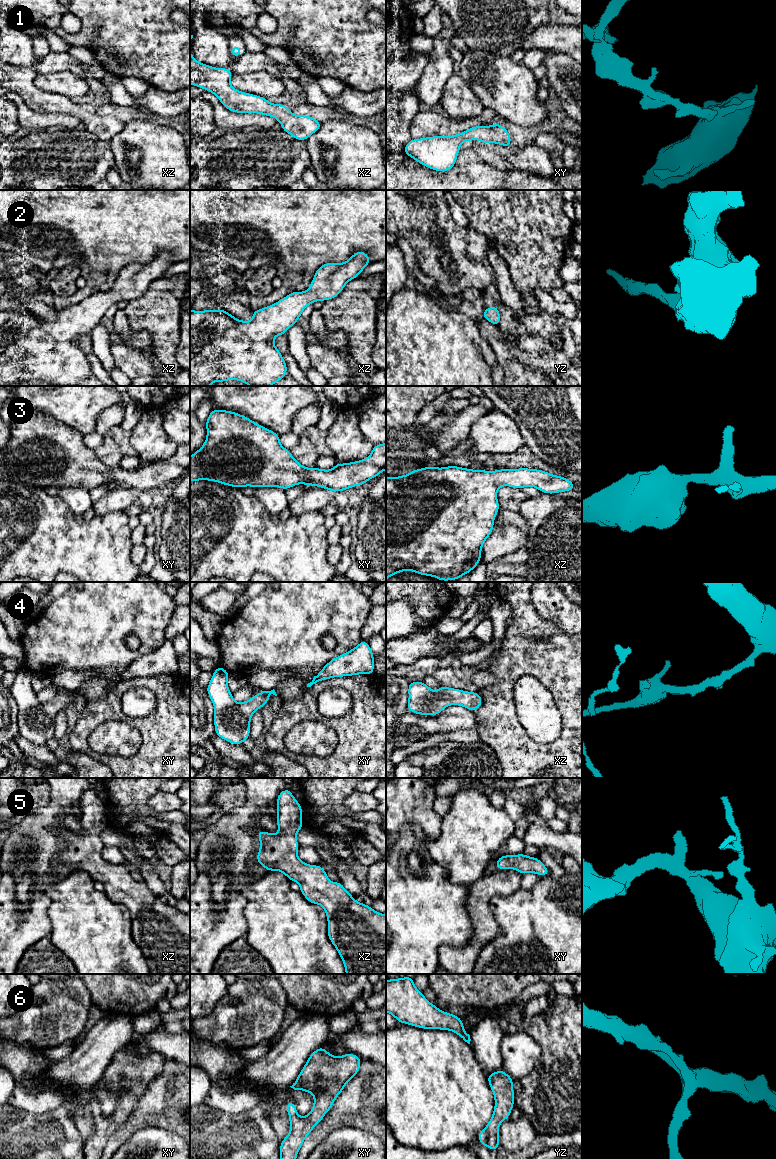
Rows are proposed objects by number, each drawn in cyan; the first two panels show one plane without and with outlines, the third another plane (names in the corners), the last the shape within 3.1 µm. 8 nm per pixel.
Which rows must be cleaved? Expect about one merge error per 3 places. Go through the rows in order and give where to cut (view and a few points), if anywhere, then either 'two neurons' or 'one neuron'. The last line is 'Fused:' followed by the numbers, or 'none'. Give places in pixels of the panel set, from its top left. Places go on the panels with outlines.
1: cut none; one neuron
2: cut none; one neuron
3: cut none; one neuron
4: cut none; one neuron
5: cut none; one neuron
6: cut none; one neuron
Fused: none

